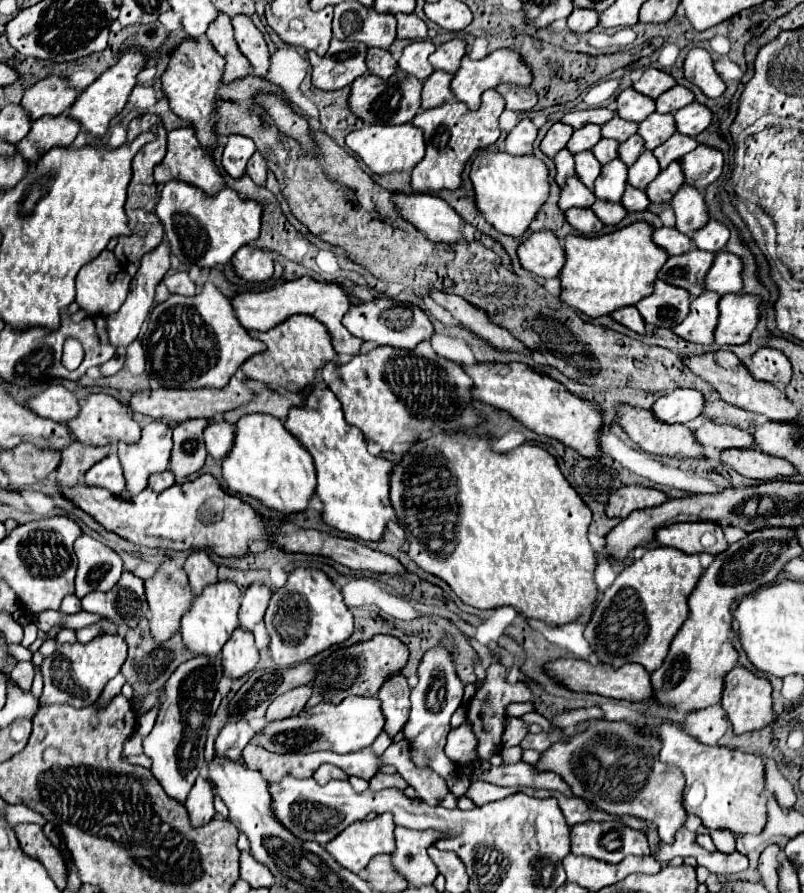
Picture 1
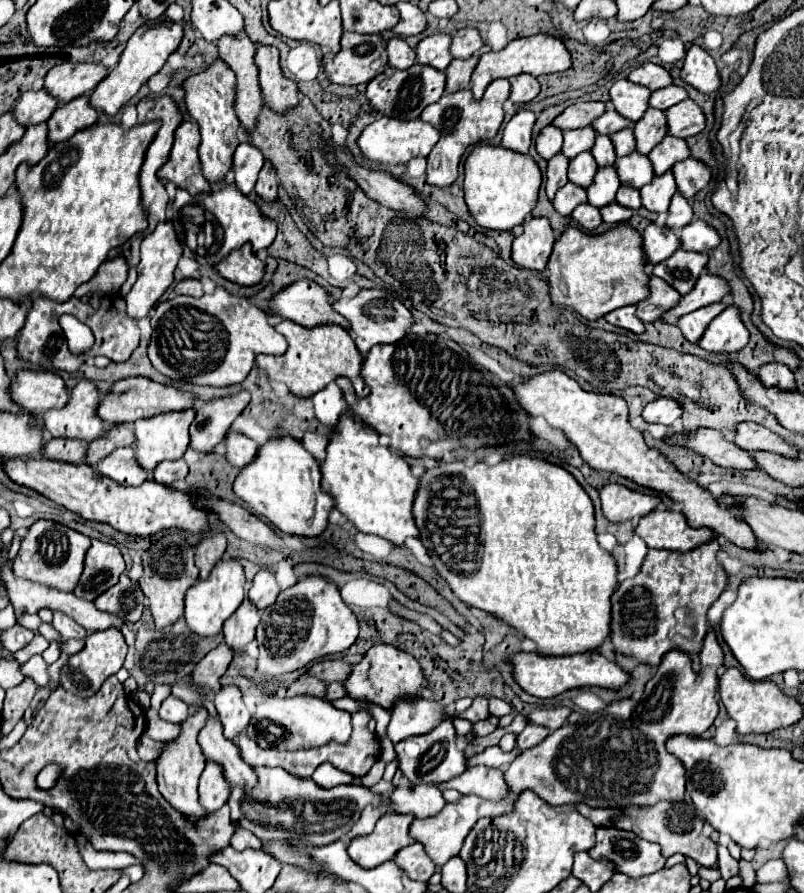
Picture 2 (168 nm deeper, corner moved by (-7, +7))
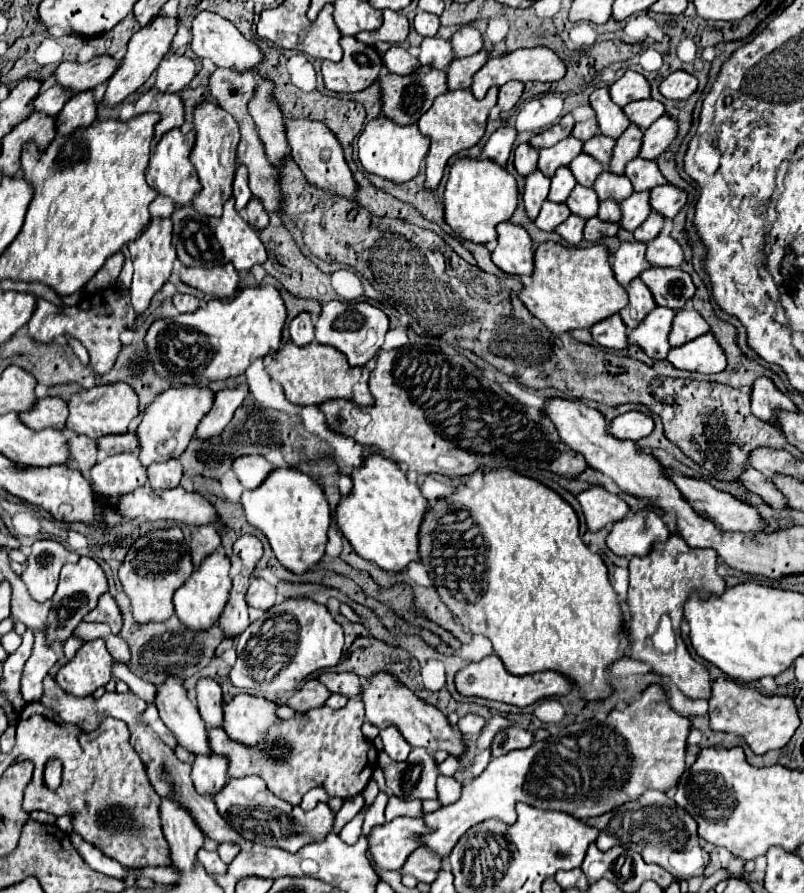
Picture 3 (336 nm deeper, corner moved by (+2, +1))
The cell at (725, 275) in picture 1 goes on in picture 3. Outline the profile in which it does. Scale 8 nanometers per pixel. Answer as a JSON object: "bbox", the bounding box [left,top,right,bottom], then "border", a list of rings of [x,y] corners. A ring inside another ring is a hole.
{"bbox":[628,306,678,358],"border":[[[656,306],[638,326],[638,330],[632,330],[628,334],[630,344],[638,344],[648,356],[652,358],[666,358],[670,352],[668,344],[668,334],[672,328],[674,314],[678,310],[666,308],[666,306]]]}

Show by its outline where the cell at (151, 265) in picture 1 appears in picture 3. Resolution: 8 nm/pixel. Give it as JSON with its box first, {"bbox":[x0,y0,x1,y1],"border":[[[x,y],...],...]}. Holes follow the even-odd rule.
{"bbox":[128,218,176,314],"border":[[[152,218],[148,228],[128,244],[128,250],[130,250],[130,258],[132,258],[132,264],[134,264],[134,280],[132,280],[132,286],[130,286],[130,296],[132,296],[132,308],[136,314],[142,314],[152,296],[166,284],[170,272],[172,272],[172,264],[176,260],[176,250],[172,246],[172,238],[170,238],[170,218]]]}

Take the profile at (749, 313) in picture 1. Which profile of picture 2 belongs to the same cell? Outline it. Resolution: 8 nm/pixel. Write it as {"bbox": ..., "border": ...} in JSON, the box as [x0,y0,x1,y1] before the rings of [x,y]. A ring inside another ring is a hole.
{"bbox":[697,306,749,354],"border":[[[729,306],[725,308],[707,328],[707,332],[697,342],[703,350],[711,354],[733,354],[739,352],[749,342],[749,332],[743,326],[741,314]]]}

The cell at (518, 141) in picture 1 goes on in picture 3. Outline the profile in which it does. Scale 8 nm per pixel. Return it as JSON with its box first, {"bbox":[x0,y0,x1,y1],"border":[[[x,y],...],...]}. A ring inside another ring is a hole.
{"bbox":[482,126,516,166],"border":[[[502,126],[488,138],[488,142],[482,150],[482,156],[494,160],[500,166],[506,166],[510,152],[512,152],[512,146],[514,146],[514,140],[516,140],[516,128],[514,126]]]}

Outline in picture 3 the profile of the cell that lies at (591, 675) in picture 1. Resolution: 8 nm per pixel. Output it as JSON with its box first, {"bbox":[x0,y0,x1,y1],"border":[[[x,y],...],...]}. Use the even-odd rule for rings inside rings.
{"bbox":[456,654,576,706],"border":[[[490,654],[490,656],[482,658],[480,662],[464,666],[456,674],[456,688],[464,696],[482,696],[482,698],[506,702],[506,704],[512,704],[512,706],[530,706],[530,704],[534,704],[534,702],[538,702],[542,698],[568,694],[576,686],[574,686],[574,682],[570,682],[570,678],[566,678],[564,674],[552,672],[552,670],[526,674],[526,676],[514,676],[514,674],[510,674],[506,670],[506,666],[500,662],[500,658],[496,654]]]}

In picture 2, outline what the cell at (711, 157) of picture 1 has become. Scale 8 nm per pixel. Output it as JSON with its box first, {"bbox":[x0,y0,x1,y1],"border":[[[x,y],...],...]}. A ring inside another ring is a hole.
{"bbox":[671,158,711,200],"border":[[[687,158],[671,168],[677,184],[677,192],[691,200],[699,190],[703,190],[711,180],[711,170],[695,158]]]}

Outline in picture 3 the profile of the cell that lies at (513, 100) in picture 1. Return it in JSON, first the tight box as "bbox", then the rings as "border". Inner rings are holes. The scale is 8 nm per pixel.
{"bbox":[498,80,524,112],"border":[[[518,80],[506,82],[506,84],[500,88],[500,94],[498,94],[498,108],[500,108],[502,112],[510,112],[510,110],[518,104],[522,92],[524,92],[524,84],[522,84],[522,82],[518,82]]]}

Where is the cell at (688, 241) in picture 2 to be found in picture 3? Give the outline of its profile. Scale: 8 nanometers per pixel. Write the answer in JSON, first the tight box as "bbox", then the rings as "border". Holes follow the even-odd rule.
{"bbox":[646,236,684,268],"border":[[[658,236],[648,242],[646,258],[652,266],[672,266],[678,268],[684,262],[684,250],[672,236]]]}

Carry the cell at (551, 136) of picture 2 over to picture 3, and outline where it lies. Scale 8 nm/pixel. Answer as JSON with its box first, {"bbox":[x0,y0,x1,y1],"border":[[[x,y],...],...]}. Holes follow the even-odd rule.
{"bbox":[514,144,538,176],"border":[[[520,144],[514,152],[514,166],[522,176],[528,176],[538,166],[538,150],[530,144]]]}

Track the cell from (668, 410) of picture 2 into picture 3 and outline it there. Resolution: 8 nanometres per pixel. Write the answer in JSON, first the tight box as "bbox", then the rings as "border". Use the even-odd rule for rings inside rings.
{"bbox":[610,410,654,442],"border":[[[632,410],[622,416],[616,416],[610,422],[610,434],[614,434],[616,438],[622,438],[622,440],[630,438],[636,442],[640,438],[646,438],[652,430],[654,430],[654,420],[640,410]]]}

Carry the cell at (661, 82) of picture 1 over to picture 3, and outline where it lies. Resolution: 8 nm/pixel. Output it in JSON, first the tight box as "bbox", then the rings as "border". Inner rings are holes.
{"bbox":[610,70,650,106],"border":[[[626,70],[626,74],[610,86],[610,96],[618,106],[626,106],[628,102],[650,98],[650,82],[642,74],[634,70]]]}

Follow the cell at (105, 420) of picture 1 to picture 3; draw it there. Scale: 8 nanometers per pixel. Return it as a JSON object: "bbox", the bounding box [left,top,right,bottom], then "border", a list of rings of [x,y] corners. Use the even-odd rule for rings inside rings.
{"bbox":[20,398,68,432],"border":[[[42,398],[36,402],[36,406],[30,412],[20,414],[22,422],[32,430],[44,430],[54,428],[64,432],[66,430],[66,418],[68,418],[68,406],[62,398]]]}

